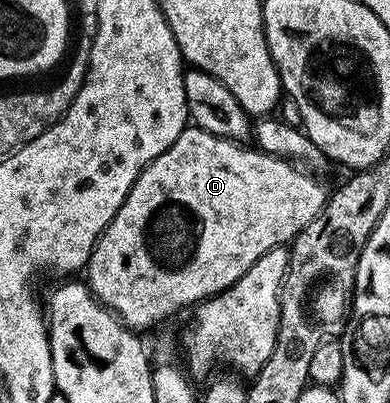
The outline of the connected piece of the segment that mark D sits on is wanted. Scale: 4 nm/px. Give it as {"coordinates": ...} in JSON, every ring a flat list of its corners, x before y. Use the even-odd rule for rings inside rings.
{"coordinates":[[188,128,164,153,152,159,142,169,136,182,132,184,124,204,120,204,120,212,116,212,116,216,112,216,108,228,95,244,84,271,84,281,95,298,103,306,109,308,129,330,143,332,142,330,148,329,149,326,154,326,157,322,162,322,165,318,180,313,185,306,197,307,199,302,204,302,222,290,227,290,233,282,240,280,240,276,244,276,244,272,248,272,248,268,252,268,252,264,256,264,256,260,260,260,260,256,264,256,264,252,268,252,274,246,286,246,293,242,294,237,305,226,312,224,312,220,326,207,328,190,318,183,321,181,317,177,311,176,295,163,287,162,285,158,264,154,257,148,245,150,246,148,245,145,232,142,229,138,210,134,206,130]]}

